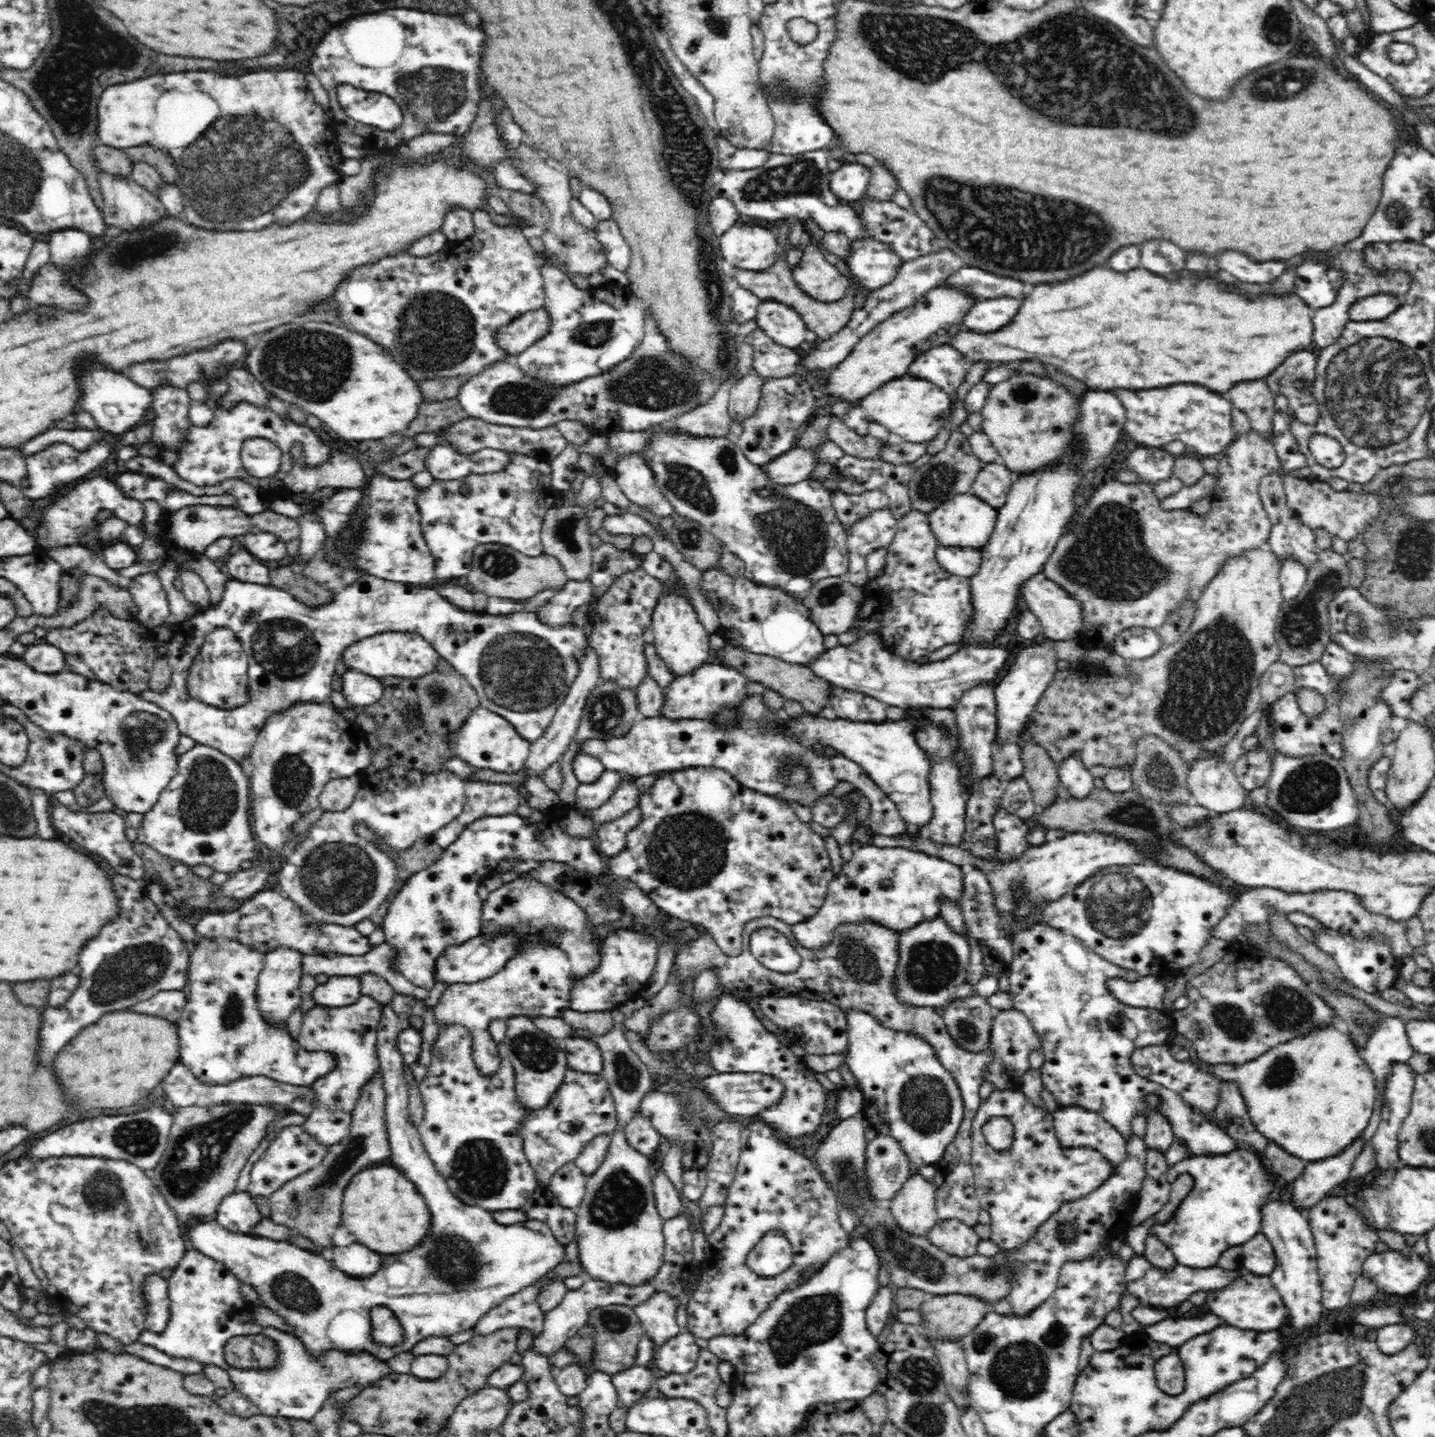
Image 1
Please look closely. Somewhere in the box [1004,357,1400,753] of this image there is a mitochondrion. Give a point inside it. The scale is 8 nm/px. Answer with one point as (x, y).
(1209, 679)

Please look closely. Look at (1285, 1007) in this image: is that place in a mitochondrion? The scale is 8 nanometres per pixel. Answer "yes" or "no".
yes

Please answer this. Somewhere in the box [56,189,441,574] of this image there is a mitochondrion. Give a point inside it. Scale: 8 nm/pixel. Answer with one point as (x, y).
(332, 355)

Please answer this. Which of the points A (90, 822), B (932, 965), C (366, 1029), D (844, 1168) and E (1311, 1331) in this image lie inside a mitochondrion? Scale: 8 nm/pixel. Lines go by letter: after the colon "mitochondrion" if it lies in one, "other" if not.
A: other
B: mitochondrion
C: other
D: mitochondrion
E: other

